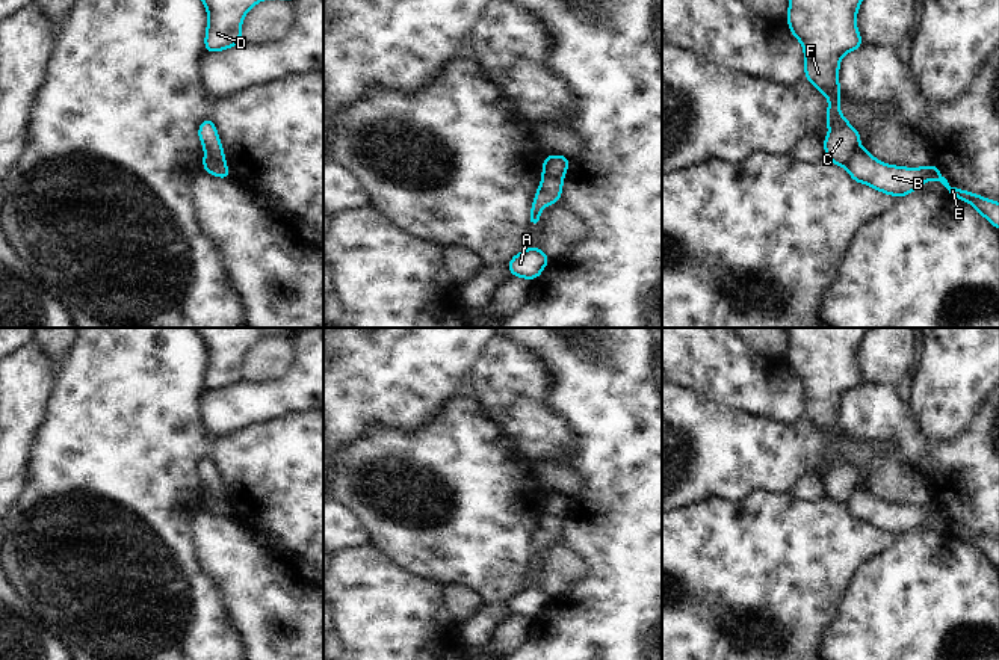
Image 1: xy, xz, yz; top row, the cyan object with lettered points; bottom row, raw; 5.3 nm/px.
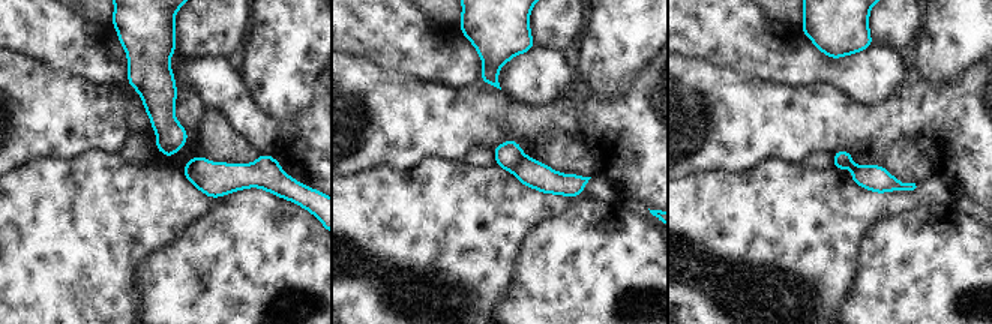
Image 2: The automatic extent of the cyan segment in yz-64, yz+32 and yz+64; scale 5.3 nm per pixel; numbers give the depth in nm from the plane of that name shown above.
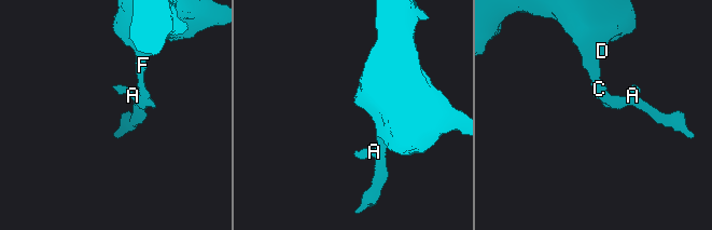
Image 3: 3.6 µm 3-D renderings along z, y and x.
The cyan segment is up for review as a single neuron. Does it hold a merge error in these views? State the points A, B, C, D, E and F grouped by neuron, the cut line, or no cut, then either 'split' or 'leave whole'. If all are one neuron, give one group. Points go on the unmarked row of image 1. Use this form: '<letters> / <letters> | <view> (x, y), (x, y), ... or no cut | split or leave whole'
A B E / C D F | xy (206, 491), (225, 502) | split

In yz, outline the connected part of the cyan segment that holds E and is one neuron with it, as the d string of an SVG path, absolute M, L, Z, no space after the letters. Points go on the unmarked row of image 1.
M857 486L846 503L846 509L854 520L869 523L875 529L896 536L917 529L928 518L937 518L952 535L963 541L970 541L979 553L999 568L999 541L963 527L951 526L933 501L923 506L893 504L877 498L869 488Z

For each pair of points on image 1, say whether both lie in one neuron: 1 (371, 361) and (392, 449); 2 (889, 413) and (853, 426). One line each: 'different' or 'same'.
1: different
2: same

